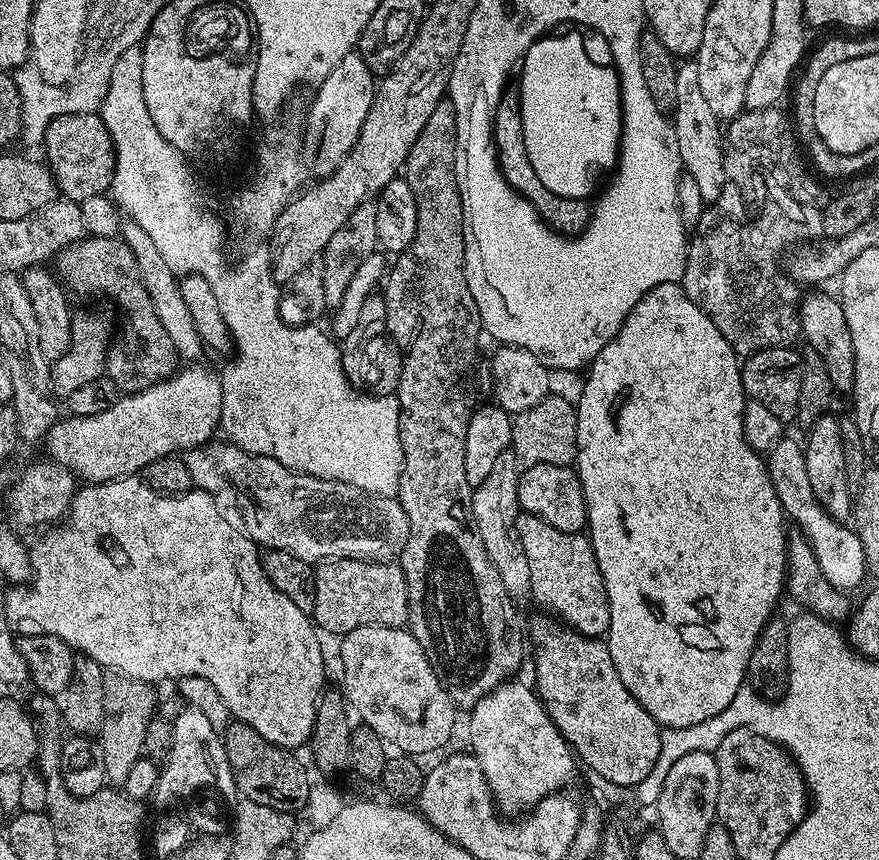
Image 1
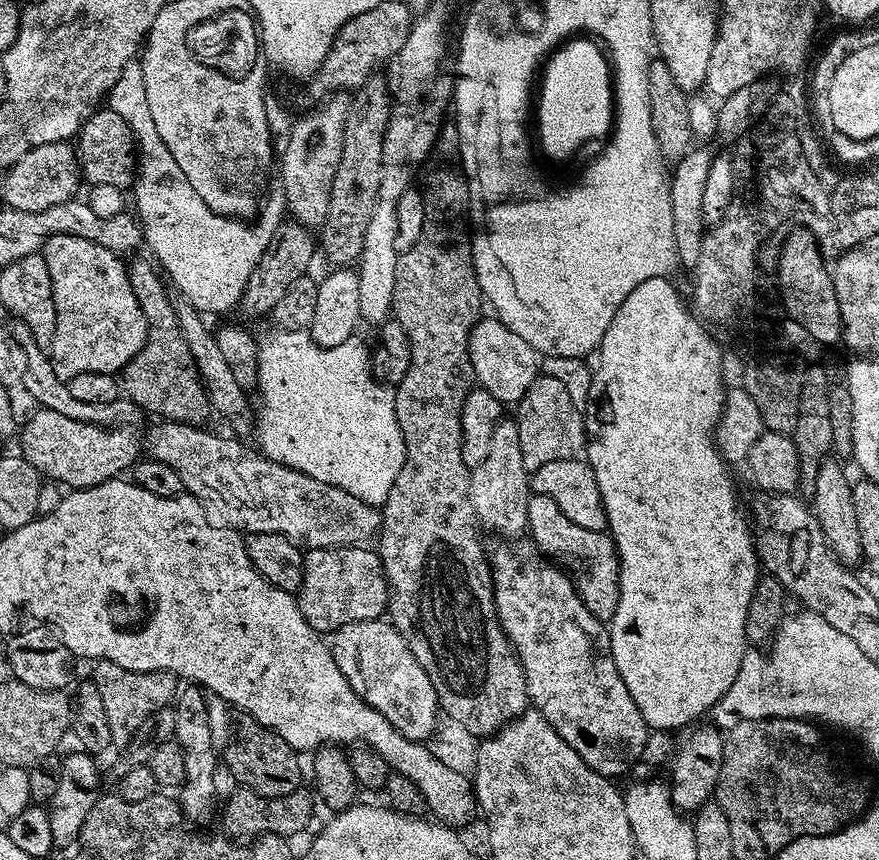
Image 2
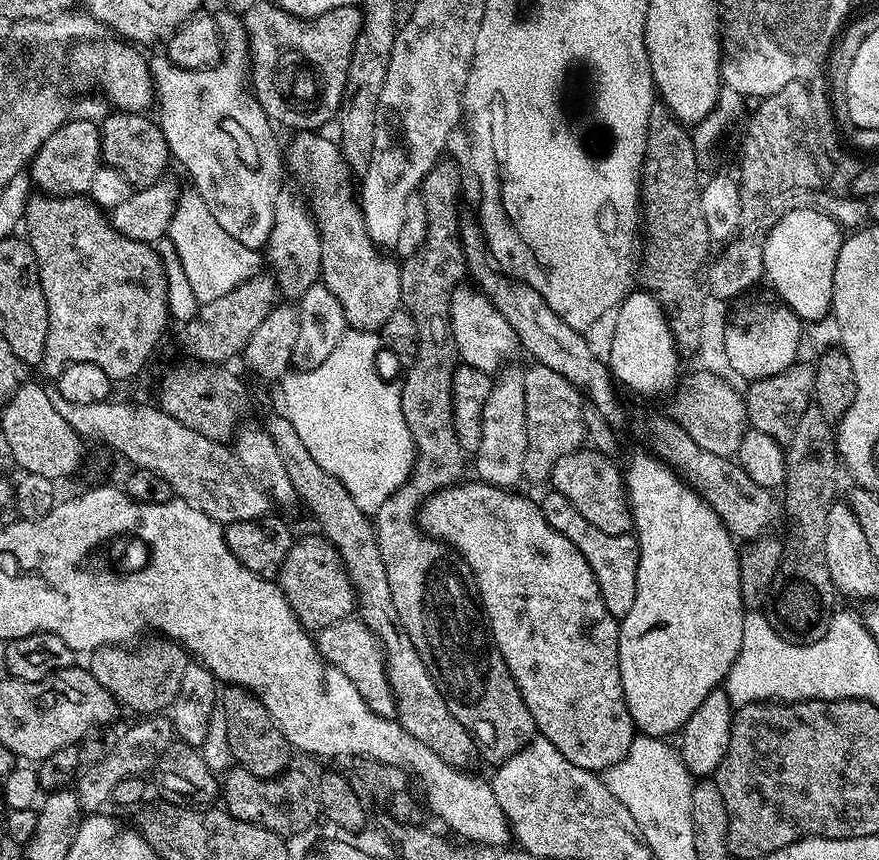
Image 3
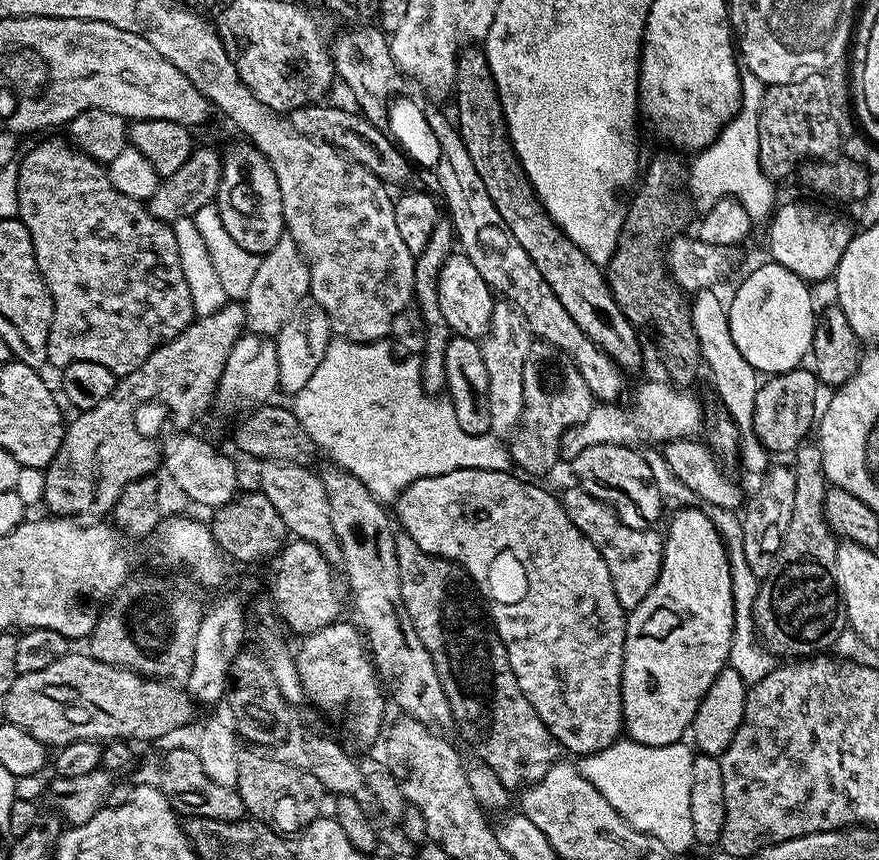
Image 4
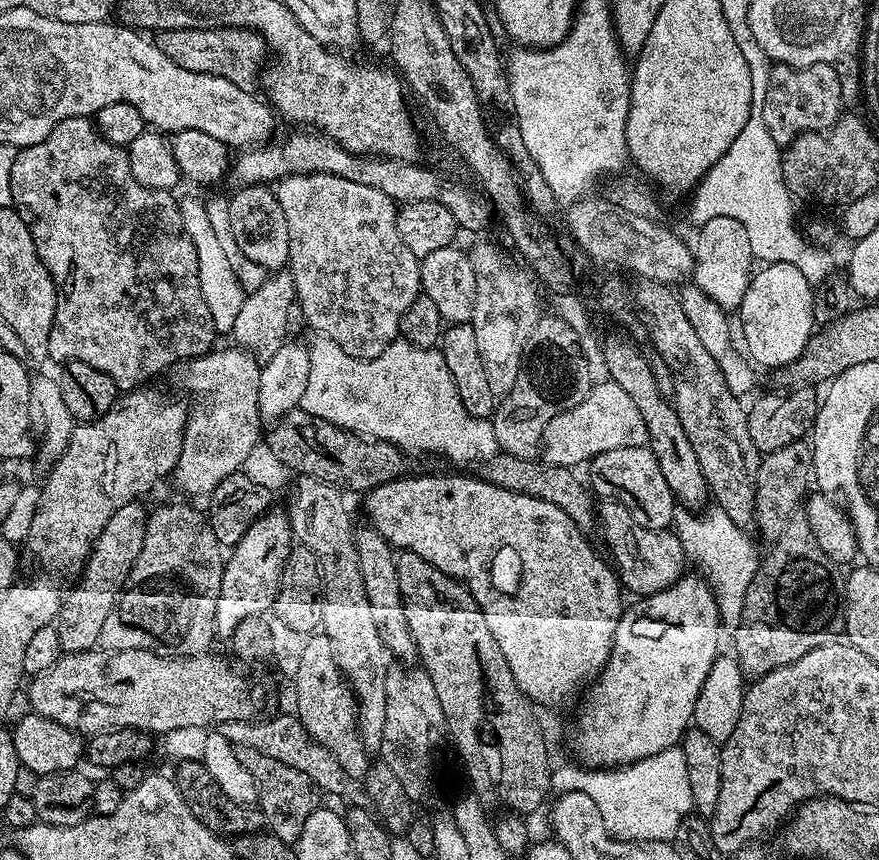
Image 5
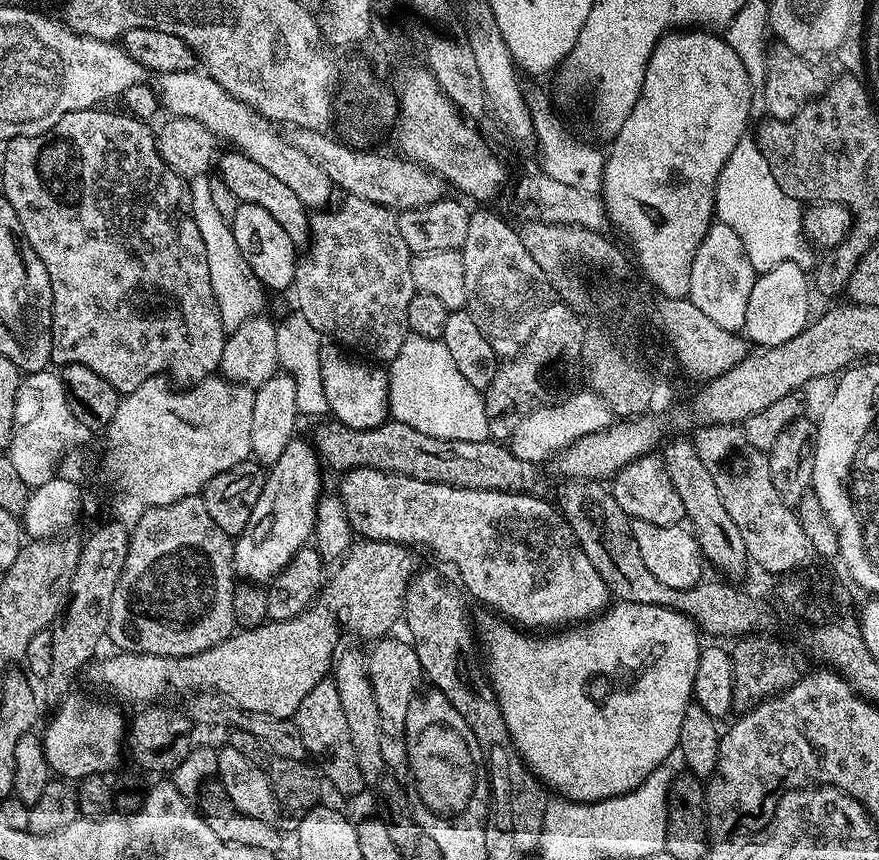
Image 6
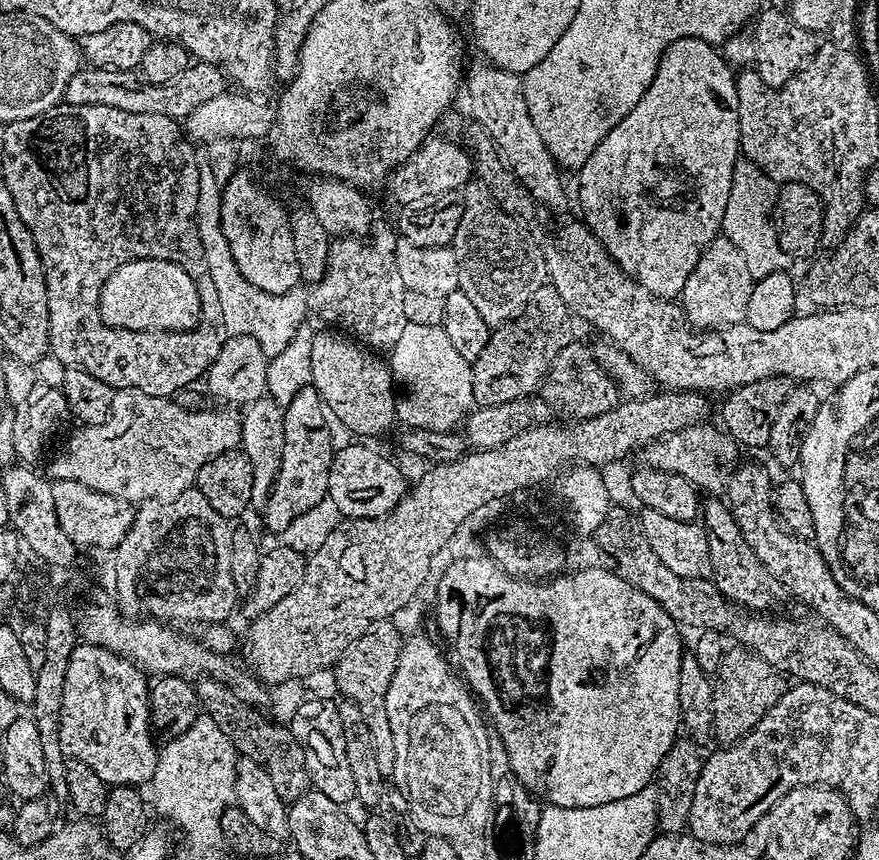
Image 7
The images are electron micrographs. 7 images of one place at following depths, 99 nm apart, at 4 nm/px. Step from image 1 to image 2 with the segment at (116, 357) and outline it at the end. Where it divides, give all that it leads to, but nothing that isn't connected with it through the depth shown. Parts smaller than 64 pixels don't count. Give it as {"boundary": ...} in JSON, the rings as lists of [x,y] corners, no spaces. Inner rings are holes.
{"boundary":[[[136,260],[128,264],[130,286],[134,290],[134,298],[138,298],[142,306],[142,314],[146,314],[148,333],[142,350],[138,350],[138,354],[134,354],[134,358],[130,358],[130,362],[124,367],[122,392],[137,409],[144,411],[145,408],[146,411],[160,416],[156,418],[177,424],[200,426],[205,423],[208,412],[210,413],[208,390],[200,380],[194,358],[186,346],[186,338],[182,338],[176,307],[173,301],[168,301],[169,289],[153,261],[148,260]]]}

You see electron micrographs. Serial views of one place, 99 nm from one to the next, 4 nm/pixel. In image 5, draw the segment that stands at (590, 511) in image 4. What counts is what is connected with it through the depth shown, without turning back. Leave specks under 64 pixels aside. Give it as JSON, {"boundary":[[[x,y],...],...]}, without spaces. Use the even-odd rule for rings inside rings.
{"boundary":[[[601,499],[598,504],[598,529],[604,535],[604,540],[608,543],[608,548],[612,551],[610,556],[614,571],[620,577],[620,583],[625,589],[637,592],[637,597],[653,596],[656,592],[666,590],[676,583],[681,576],[685,575],[686,557],[682,542],[675,531],[650,530],[638,526],[622,506],[622,502]]]}

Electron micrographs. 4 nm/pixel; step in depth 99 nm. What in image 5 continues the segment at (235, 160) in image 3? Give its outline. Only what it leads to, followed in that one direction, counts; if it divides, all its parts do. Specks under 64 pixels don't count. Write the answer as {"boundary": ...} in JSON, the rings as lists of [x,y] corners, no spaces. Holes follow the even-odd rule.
{"boundary":[[[264,184],[237,187],[235,191],[233,196],[227,197],[227,201],[230,230],[234,230],[234,242],[238,242],[238,250],[242,250],[250,262],[258,262],[258,266],[266,270],[283,269],[288,263],[290,234],[286,230],[286,214],[282,214],[275,191]]]}

